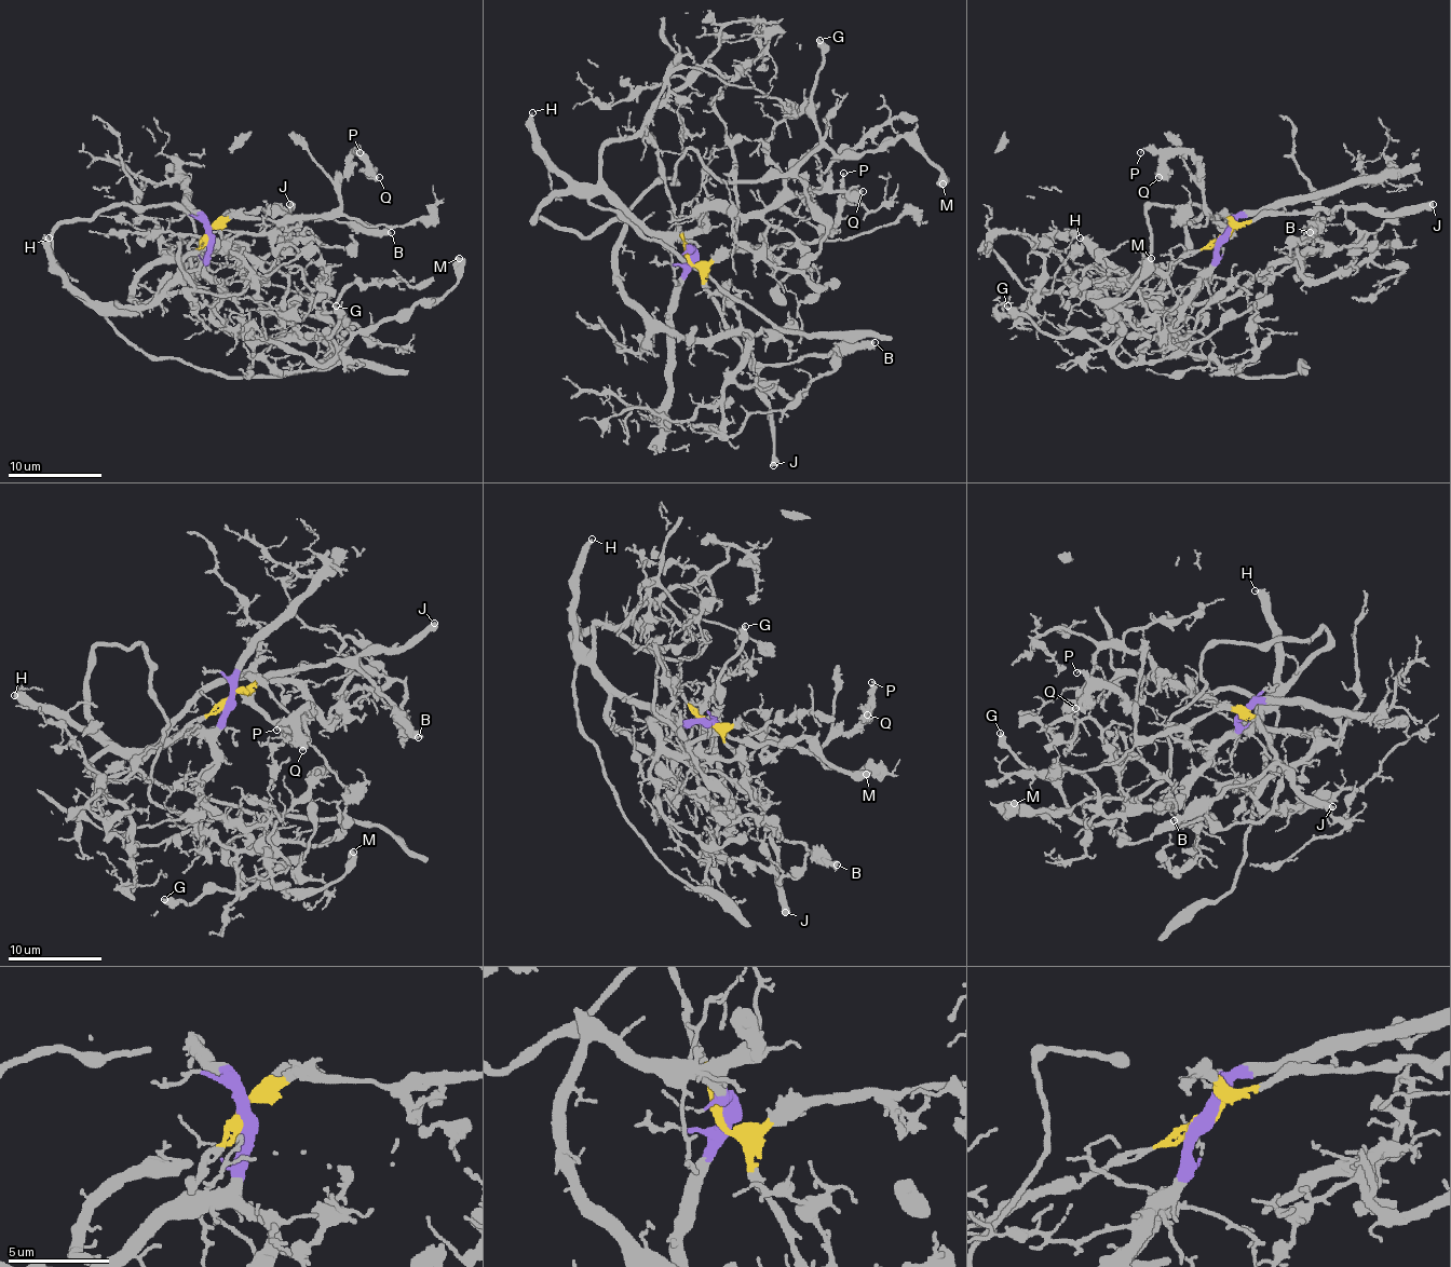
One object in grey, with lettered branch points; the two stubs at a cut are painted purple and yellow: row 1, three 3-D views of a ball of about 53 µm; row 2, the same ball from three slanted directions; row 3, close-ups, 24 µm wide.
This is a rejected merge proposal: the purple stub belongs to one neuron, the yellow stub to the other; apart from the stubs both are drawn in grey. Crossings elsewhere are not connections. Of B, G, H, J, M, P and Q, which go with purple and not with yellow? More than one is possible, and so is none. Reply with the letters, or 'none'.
G, H, M

